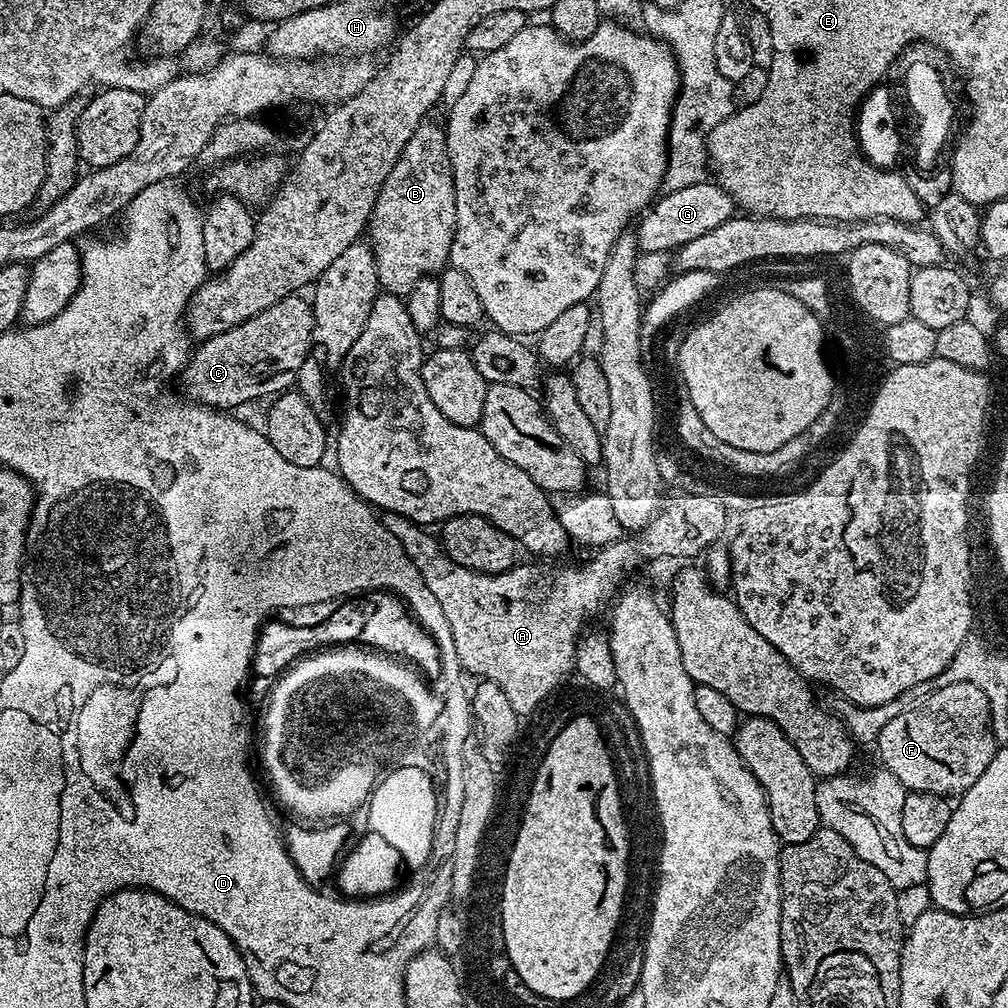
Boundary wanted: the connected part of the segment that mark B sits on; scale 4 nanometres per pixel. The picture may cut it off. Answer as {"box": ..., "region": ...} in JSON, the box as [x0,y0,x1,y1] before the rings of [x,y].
{"box":[366,123,456,298],"region":[[[432,123],[420,124],[414,138],[406,142],[404,153],[390,170],[384,185],[380,187],[372,218],[366,229],[372,253],[376,255],[376,273],[380,276],[381,289],[401,298],[407,297],[409,290],[419,280],[435,277],[449,267],[448,255],[456,237],[456,191],[448,153],[448,137],[441,125],[439,128]]]}

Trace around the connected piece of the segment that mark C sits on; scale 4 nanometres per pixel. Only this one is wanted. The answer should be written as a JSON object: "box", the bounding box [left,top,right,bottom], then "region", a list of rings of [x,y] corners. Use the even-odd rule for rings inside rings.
{"box":[182,298,312,410],"region":[[[300,298],[275,304],[262,314],[203,341],[182,370],[183,395],[210,408],[233,410],[239,404],[263,396],[276,398],[289,391],[297,383],[302,362],[306,362],[312,350],[312,309],[307,299],[296,299]]]}

